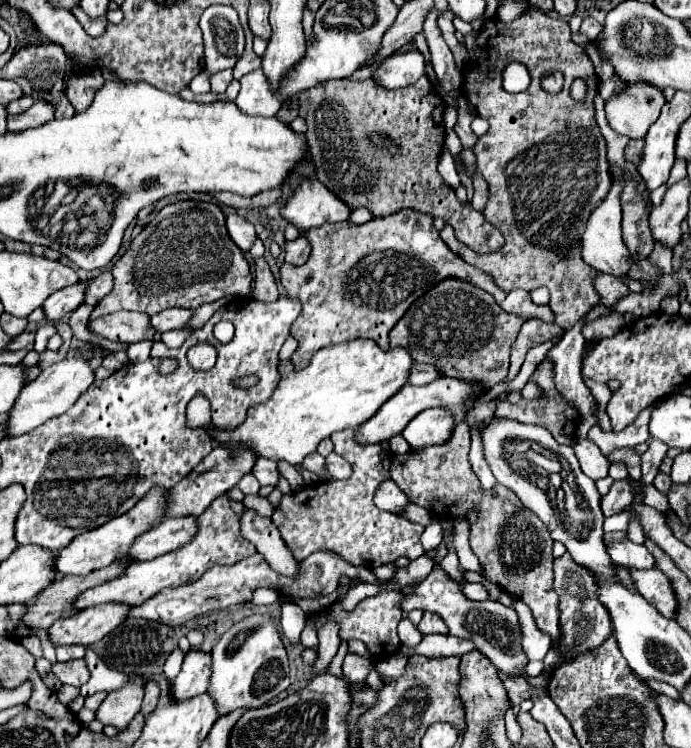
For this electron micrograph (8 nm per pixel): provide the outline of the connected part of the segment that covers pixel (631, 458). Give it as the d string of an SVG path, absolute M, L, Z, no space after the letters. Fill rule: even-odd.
M633 448L616 449L610 453L610 455L606 455L606 459L608 459L610 463L625 463L628 471L628 476L631 479L639 480L641 478L641 457ZM635 461L637 461L637 474Z

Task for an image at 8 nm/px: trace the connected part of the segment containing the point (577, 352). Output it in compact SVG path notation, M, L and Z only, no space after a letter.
M584 317L564 333L562 341L550 349L548 357L554 361L554 383L558 391L568 399L574 401L578 411L582 415L598 415L596 399L592 397L590 389L582 381L580 361L582 361L582 349L586 339L582 337Z

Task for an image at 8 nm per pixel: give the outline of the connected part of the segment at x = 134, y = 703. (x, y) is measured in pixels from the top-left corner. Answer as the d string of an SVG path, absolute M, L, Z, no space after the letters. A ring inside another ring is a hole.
M132 679L122 689L110 691L102 701L96 719L104 725L114 725L120 731L132 721L132 717L140 711L142 697L144 697L144 679Z

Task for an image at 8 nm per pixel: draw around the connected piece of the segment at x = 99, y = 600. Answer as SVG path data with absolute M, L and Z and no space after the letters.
M226 495L214 499L208 505L208 509L196 519L196 523L198 523L198 531L196 531L196 535L192 537L190 543L186 543L180 549L170 551L170 553L166 553L158 559L130 565L120 577L80 593L74 599L72 607L76 611L96 607L96 605L102 605L102 603L122 603L122 605L130 605L130 607L134 605L136 607L142 601L150 599L154 593L158 593L158 589L184 585L186 581L194 581L194 577L202 577L202 573L212 565L228 565L230 567L230 565L236 565L238 561L242 561L244 557L250 557L250 555L256 553L254 545L240 535L238 517L230 509L230 501L228 501Z

